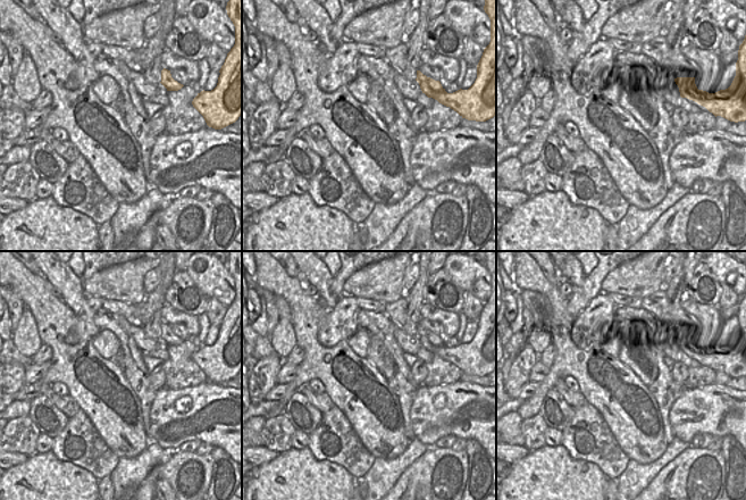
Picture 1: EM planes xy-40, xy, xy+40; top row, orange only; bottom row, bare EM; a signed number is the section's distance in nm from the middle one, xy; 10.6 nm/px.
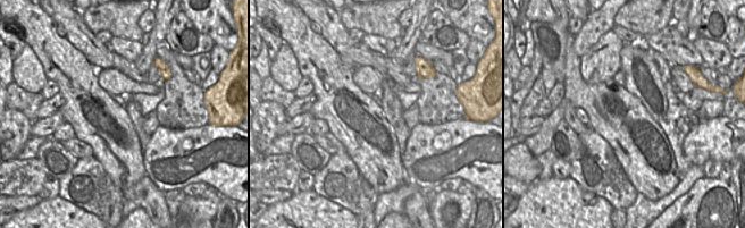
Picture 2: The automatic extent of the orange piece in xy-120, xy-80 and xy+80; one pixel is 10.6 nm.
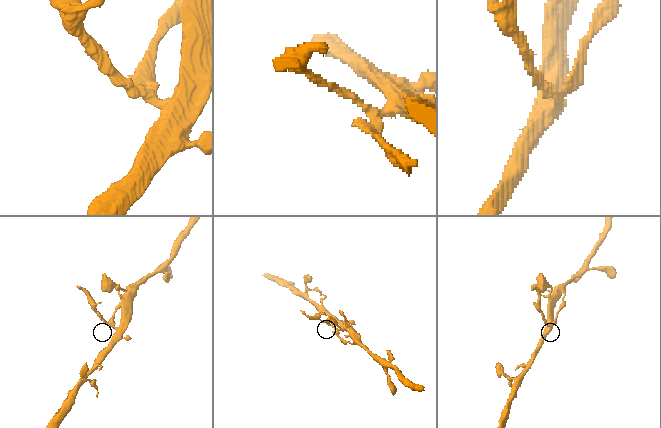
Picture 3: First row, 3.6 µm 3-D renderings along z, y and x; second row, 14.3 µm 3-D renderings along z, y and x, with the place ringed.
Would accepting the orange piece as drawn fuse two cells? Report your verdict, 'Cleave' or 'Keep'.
Cleave

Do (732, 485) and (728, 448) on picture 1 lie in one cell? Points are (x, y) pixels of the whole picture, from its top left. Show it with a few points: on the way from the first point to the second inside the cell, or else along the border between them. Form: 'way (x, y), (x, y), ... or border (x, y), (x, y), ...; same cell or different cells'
way (732, 476), (732, 457); same cell

